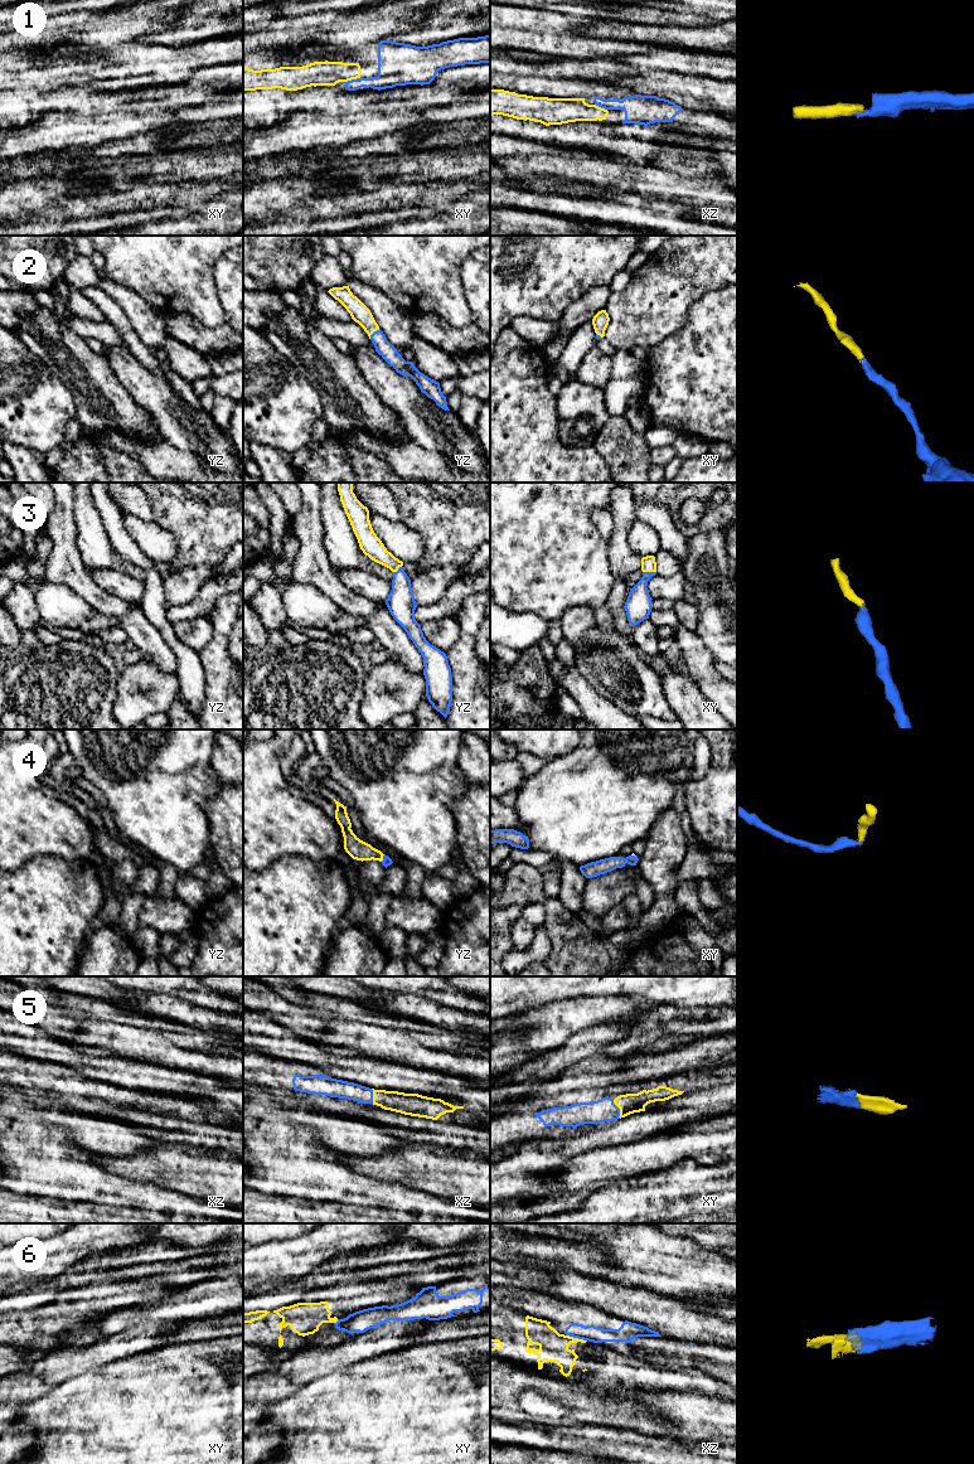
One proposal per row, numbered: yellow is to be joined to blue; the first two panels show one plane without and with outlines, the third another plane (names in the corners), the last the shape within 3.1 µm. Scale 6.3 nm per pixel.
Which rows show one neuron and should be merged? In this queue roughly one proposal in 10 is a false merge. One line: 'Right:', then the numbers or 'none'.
Right: 1, 2, 3, 4, 5

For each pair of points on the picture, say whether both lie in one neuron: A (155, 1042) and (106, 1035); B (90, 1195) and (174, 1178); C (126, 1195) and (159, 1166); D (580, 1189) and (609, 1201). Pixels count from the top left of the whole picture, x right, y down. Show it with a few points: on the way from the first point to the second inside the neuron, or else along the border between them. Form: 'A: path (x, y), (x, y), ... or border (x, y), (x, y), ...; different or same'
A: path (143, 1042), (119, 1040); same
B: border (145, 1183), (153, 1183), (174, 1191); different
C: border (127, 1179), (135, 1179), (140, 1183); different
D: border (597, 1187), (580, 1196); different

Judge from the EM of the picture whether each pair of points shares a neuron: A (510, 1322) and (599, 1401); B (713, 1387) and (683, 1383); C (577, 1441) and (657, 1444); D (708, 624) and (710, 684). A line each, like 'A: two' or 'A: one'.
A: two
B: one
C: one
D: two

